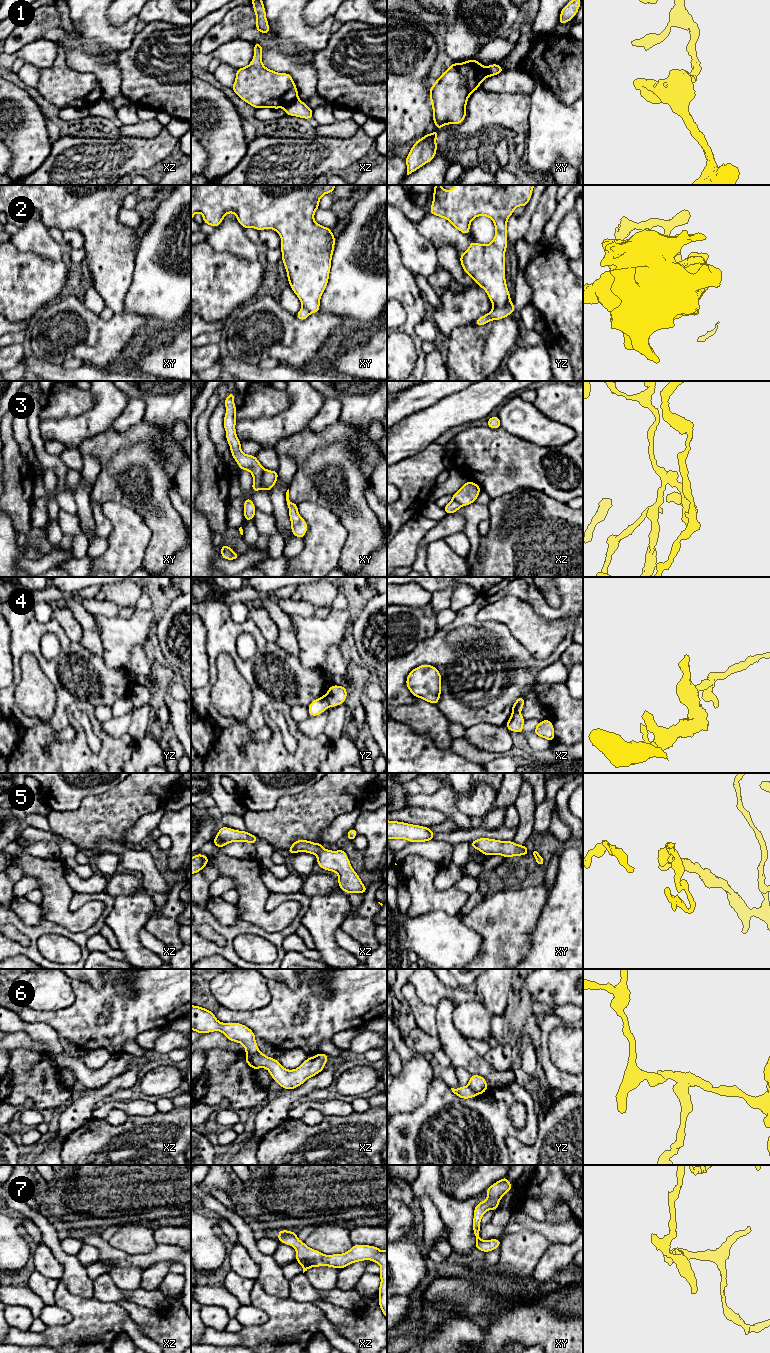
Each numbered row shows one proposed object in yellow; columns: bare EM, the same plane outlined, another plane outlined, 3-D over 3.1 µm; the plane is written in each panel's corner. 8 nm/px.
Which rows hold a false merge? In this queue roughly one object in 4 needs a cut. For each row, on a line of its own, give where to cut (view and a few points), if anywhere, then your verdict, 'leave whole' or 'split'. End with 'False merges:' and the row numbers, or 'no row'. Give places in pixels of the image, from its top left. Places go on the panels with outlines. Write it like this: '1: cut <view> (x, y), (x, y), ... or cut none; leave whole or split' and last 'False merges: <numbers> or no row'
1: cut xz (297, 97), (284, 108); split
2: cut yz (510, 300), (502, 307), (493, 307); split
3: cut none; leave whole
4: cut yz (324, 695), (329, 706); split
5: cut none; leave whole
6: cut xz (258, 1050), (246, 1054); split
7: cut none; leave whole
False merges: 1, 2, 4, 6

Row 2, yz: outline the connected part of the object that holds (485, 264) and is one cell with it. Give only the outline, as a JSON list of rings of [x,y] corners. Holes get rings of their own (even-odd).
[[[435,185],[429,213],[448,220],[457,230],[469,234],[474,218],[489,217],[495,225],[495,236],[491,243],[483,245],[470,242],[468,249],[460,254],[460,264],[464,272],[487,293],[493,307],[503,308],[511,301],[505,278],[505,252],[508,245],[507,221],[514,209],[526,207],[535,185],[455,185],[452,190],[444,190]]]

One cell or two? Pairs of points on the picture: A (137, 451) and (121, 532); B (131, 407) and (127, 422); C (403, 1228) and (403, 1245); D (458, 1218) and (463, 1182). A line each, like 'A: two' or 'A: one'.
A: two
B: one
C: two
D: two

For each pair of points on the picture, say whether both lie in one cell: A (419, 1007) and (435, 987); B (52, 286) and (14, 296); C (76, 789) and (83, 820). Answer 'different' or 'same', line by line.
A: different
B: same
C: different

